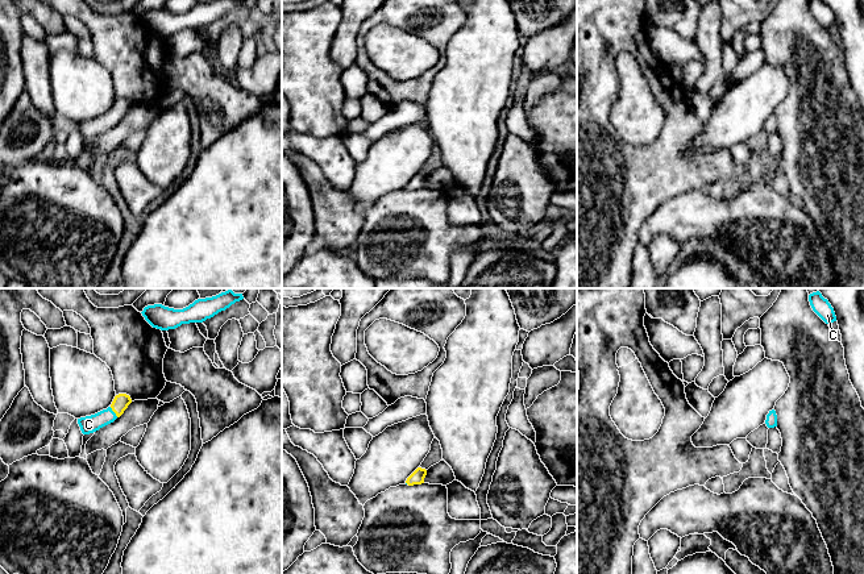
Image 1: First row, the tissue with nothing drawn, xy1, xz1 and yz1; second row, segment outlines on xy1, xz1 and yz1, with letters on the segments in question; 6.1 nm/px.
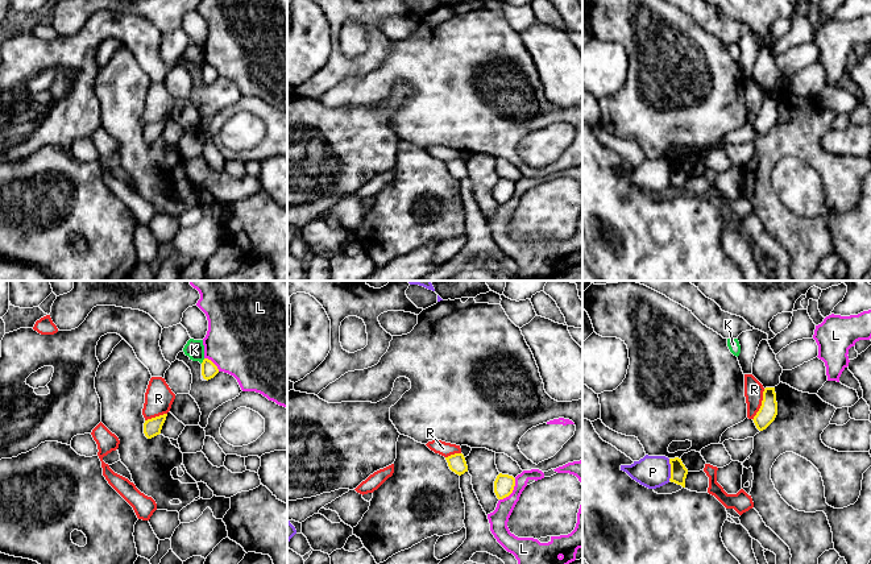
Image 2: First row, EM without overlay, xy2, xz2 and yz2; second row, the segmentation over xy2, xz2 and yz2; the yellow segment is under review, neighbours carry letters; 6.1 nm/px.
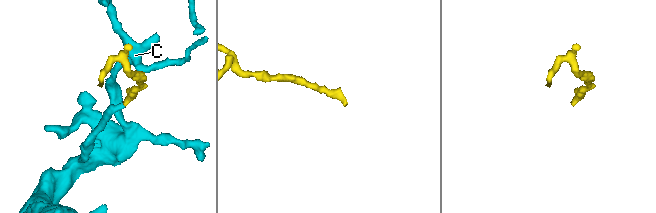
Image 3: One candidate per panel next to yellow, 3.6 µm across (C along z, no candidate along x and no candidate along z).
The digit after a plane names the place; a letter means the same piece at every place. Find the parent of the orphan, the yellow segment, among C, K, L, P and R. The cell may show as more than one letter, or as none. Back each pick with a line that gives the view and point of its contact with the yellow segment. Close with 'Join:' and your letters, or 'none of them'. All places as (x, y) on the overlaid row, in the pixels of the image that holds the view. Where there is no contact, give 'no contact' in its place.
C: meets yellow in xy1 at (113, 411)
Join: C

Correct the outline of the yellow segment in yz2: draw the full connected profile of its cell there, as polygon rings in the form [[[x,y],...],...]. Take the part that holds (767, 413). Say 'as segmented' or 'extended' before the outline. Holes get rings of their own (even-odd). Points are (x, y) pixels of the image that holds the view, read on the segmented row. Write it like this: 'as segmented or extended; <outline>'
as segmented; [[[766,387],[759,411],[754,416],[754,423],[759,431],[766,430],[777,415],[777,402],[775,387]]]

